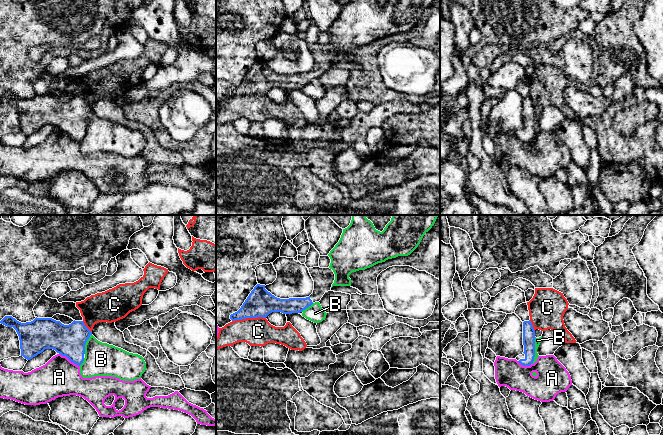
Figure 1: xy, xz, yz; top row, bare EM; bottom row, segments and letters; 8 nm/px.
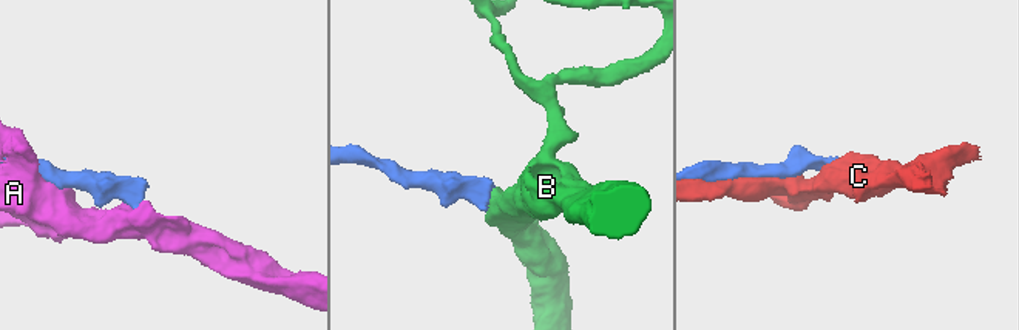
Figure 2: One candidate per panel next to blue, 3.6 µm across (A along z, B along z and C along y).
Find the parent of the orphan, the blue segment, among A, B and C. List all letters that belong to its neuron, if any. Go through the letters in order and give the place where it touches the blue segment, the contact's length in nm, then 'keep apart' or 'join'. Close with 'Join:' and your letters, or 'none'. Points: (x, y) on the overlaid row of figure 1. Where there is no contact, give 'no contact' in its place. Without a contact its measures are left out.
A: meets blue in xy at (69, 359); contact 200 nm long; keep apart
B: meets blue in yz at (534, 350); contact 220 nm long; keep apart
C: meets blue in xz at (248, 317); contact 280 nm long; keep apart
Join: none

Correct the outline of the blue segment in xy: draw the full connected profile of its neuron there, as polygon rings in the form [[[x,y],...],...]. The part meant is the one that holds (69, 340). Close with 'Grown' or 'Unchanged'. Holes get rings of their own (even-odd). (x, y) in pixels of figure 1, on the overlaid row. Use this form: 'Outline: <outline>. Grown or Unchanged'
Outline: [[[5,316],[1,324],[13,327],[20,340],[21,356],[30,360],[45,349],[53,349],[80,366],[84,361],[85,344],[92,332],[83,321],[64,325],[52,318],[35,318],[21,323],[12,316]]]. Unchanged

